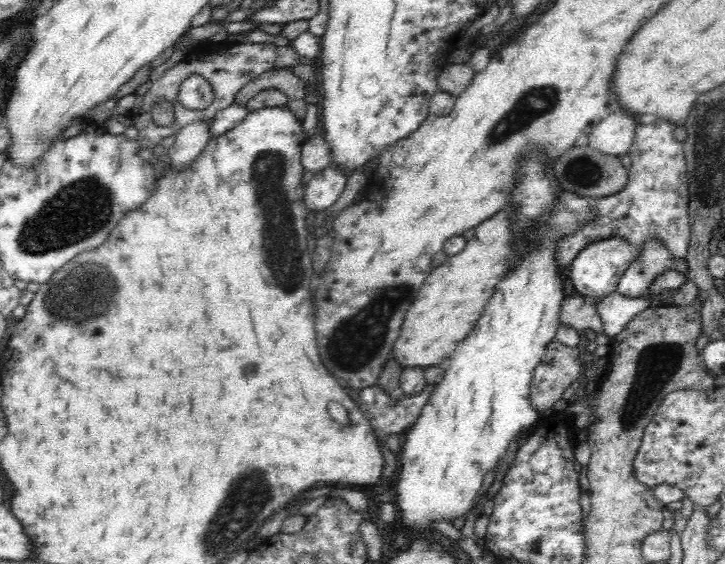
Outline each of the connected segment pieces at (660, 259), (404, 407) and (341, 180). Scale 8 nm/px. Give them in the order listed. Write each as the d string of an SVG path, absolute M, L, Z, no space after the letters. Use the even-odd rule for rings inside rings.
M652 239L643 244L641 255L634 258L620 278L616 292L628 298L638 298L648 290L650 282L664 270L670 270L670 253L662 243Z
M376 384L360 391L360 401L369 412L369 418L376 420L378 430L388 435L399 435L416 422L423 406L428 404L430 396L434 394L435 386L436 384L427 384L422 393L415 396L405 395L396 401L390 399L381 386Z
M332 164L315 174L304 186L304 205L308 213L318 214L330 208L342 194L346 180L344 173Z

